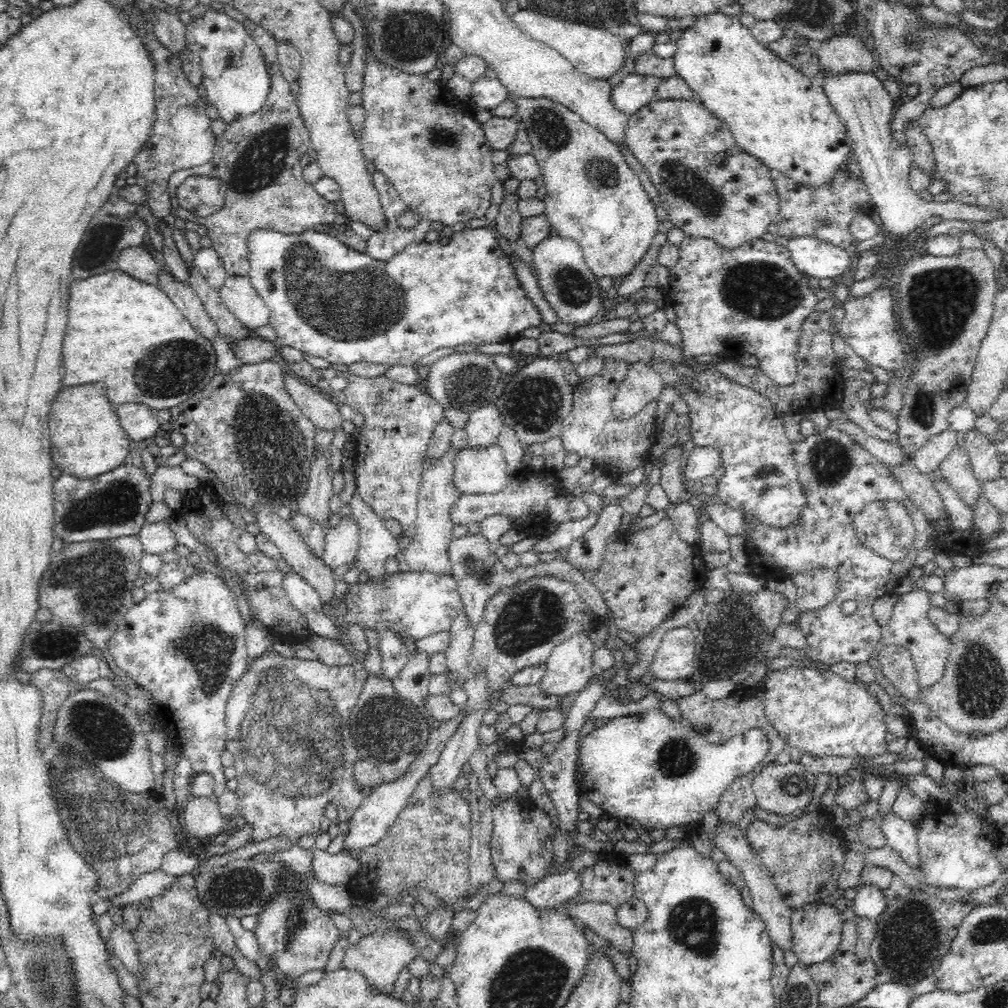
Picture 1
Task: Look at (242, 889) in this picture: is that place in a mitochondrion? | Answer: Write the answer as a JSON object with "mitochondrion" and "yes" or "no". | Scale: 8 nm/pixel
{"mitochondrion":"yes"}

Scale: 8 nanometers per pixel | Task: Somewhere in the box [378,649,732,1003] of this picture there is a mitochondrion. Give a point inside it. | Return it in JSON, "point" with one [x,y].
{"point":[692,924]}

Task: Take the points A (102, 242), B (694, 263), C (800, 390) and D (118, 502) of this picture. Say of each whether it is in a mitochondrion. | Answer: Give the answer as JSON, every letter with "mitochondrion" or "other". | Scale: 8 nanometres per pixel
{"A":"mitochondrion","B":"other","C":"other","D":"mitochondrion"}

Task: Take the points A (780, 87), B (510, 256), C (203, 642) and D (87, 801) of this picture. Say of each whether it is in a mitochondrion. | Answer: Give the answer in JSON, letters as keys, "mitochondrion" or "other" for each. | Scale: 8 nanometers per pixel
{"A":"other","B":"other","C":"mitochondrion","D":"mitochondrion"}

